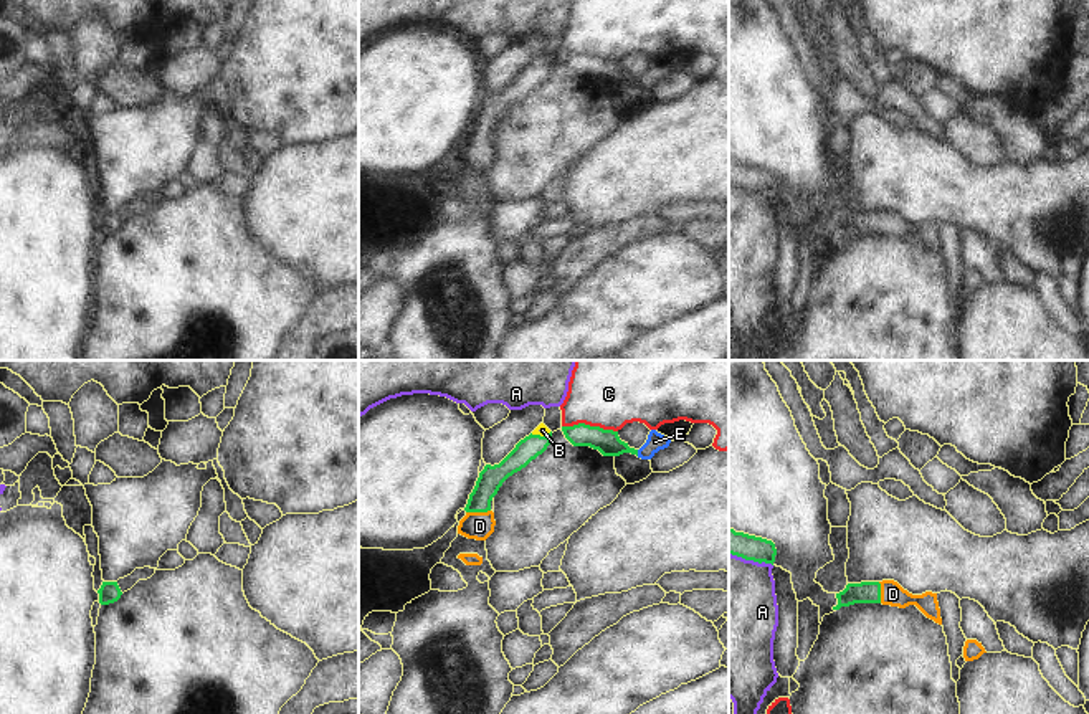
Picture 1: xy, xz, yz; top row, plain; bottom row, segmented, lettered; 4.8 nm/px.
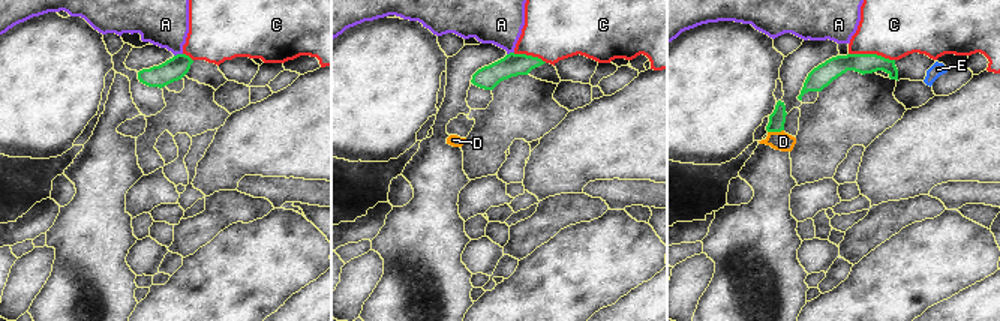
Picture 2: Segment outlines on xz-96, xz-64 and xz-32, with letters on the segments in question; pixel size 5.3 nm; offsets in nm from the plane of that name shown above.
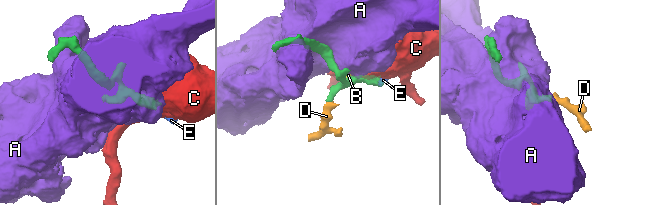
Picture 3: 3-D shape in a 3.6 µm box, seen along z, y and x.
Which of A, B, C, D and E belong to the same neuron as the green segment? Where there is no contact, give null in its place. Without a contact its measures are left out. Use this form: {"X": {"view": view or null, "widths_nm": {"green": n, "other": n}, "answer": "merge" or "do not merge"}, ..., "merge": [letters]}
{"A": {"view": "yz", "widths_nm": {"green": 120, "other": 460}, "answer": "do not merge"}, "B": {"view": "xz", "widths_nm": {"green": 110, "other": 60}, "answer": "merge"}, "C": {"view": "xz", "widths_nm": {"green": 120, "other": 280}, "answer": "do not merge"}, "D": {"view": "xz", "widths_nm": {"green": 120, "other": 140}, "answer": "merge"}, "E": {"view": "xz", "widths_nm": {"green": 120, "other": 90}, "answer": "merge"}, "merge": ["B", "D", "E"]}

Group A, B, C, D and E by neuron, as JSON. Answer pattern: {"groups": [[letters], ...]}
{"groups": [["A"], ["B", "D", "E"], ["C"]]}

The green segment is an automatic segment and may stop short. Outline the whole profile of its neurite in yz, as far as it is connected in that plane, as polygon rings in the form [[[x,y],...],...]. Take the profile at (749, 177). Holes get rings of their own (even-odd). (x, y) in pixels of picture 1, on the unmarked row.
[[[729,157],[729,183],[742,187],[745,190],[754,190],[758,193],[765,192],[773,195],[777,178],[772,170],[744,162],[735,162]]]

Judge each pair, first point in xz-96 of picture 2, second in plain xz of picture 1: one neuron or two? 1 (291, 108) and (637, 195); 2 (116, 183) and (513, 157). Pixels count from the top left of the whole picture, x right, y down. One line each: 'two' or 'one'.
1: one
2: two

